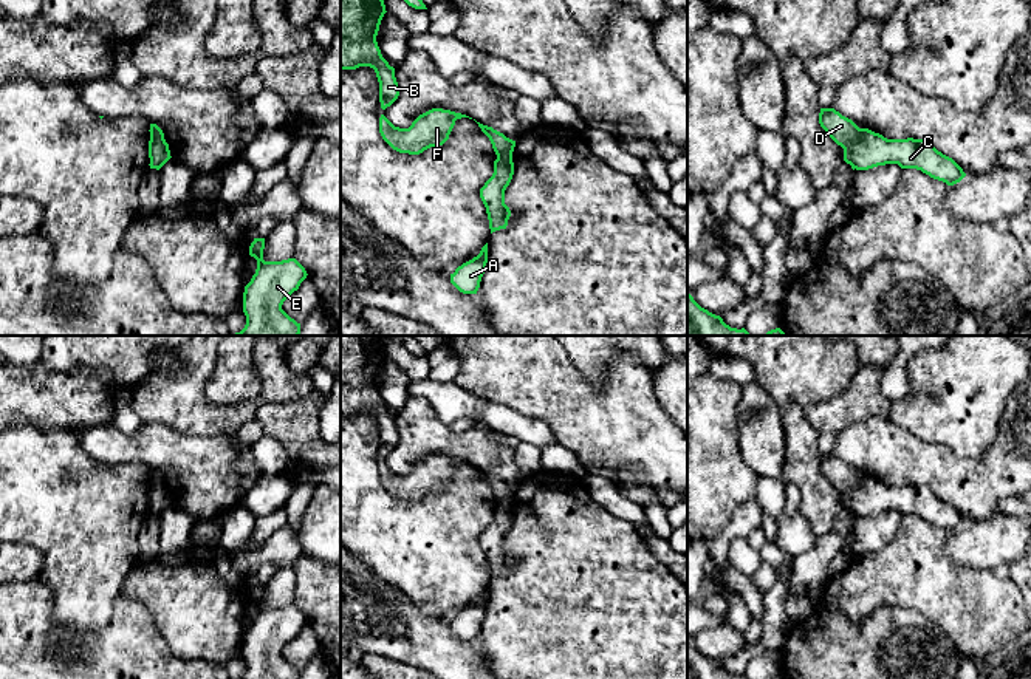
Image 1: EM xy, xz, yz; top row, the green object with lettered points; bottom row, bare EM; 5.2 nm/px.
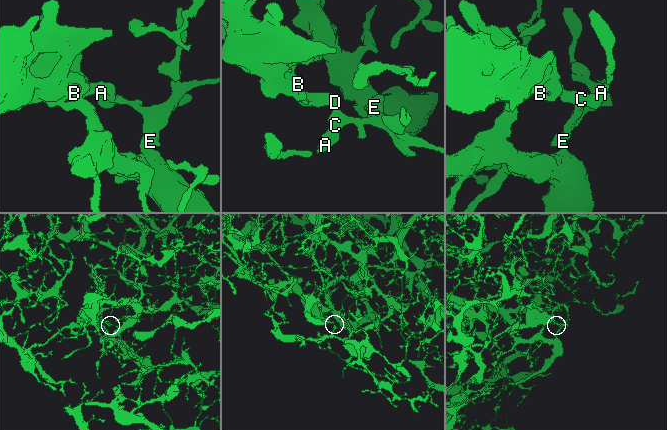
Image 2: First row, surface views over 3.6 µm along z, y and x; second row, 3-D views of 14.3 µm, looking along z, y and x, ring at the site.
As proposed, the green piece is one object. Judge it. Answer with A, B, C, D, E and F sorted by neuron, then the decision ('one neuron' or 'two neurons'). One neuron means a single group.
A C E / B D F | two neurons

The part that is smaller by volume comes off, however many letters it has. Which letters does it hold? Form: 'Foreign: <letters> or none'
Foreign: B, D, F

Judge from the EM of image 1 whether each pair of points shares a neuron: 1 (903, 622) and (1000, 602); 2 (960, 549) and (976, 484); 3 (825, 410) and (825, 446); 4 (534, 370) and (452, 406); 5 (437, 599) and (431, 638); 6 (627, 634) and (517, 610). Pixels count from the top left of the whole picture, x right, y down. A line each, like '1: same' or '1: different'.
1: different
2: different
3: different
4: different
5: different
6: same

